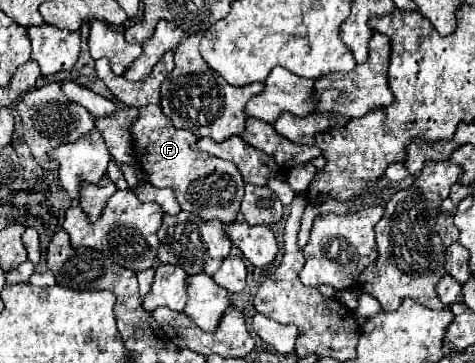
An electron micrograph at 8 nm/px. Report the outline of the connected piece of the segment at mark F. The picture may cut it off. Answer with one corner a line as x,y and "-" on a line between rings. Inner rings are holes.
148,104
142,106
136,120
132,122
132,126
128,128
130,136
132,136
132,146
134,146
134,154
136,154
136,164
144,170
144,174
148,176
148,182
156,188
172,188
176,194
176,200
180,204
182,210
186,212
194,212
196,216
200,216
202,220
220,220
224,224
236,220
238,210
240,210
240,202
244,196
244,180
242,174
238,172
238,168
228,162
228,160
220,160
216,156
210,156
202,150
194,150
190,144
194,144
196,136
188,130
176,128
160,110
160,106
156,104

